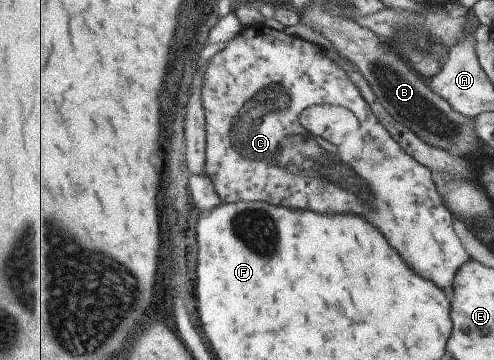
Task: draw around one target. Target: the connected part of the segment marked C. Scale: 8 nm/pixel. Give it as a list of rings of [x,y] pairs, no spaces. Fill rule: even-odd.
[[[263,23],[254,25],[253,27],[243,29],[243,31],[232,41],[215,54],[210,59],[210,65],[207,69],[205,80],[203,83],[203,104],[206,114],[206,129],[207,129],[207,158],[206,169],[209,176],[213,179],[217,192],[223,201],[241,202],[251,201],[254,202],[270,201],[274,205],[284,205],[284,207],[298,207],[298,209],[314,209],[318,213],[338,213],[338,215],[346,215],[346,213],[354,213],[360,217],[366,217],[369,223],[374,227],[378,227],[384,237],[388,239],[388,243],[398,249],[402,257],[408,261],[408,265],[414,265],[414,269],[418,269],[418,273],[424,273],[424,277],[430,277],[440,289],[451,294],[456,283],[456,277],[461,271],[462,267],[468,265],[471,261],[462,239],[458,237],[456,229],[452,229],[454,225],[454,215],[450,213],[450,209],[444,205],[444,199],[440,197],[436,183],[432,179],[432,171],[428,167],[418,162],[416,158],[409,155],[402,147],[401,143],[394,139],[393,134],[381,123],[381,119],[374,114],[370,103],[366,97],[362,95],[362,89],[358,89],[358,85],[350,79],[350,73],[340,67],[338,63],[334,62],[319,44],[304,40],[300,37],[289,36],[284,31],[276,31],[270,27],[266,27]],[[314,105],[336,105],[350,109],[358,119],[360,119],[361,131],[357,136],[347,137],[342,145],[334,145],[328,143],[326,137],[314,137],[310,135],[302,121],[300,121],[300,113],[306,111],[308,107]]]

